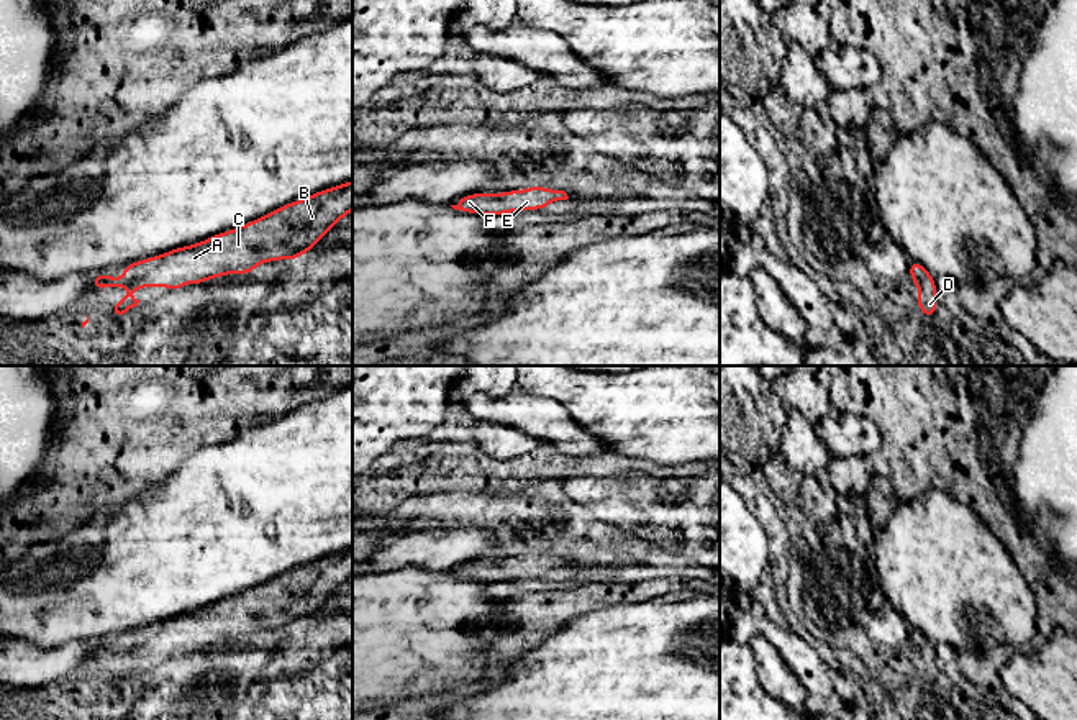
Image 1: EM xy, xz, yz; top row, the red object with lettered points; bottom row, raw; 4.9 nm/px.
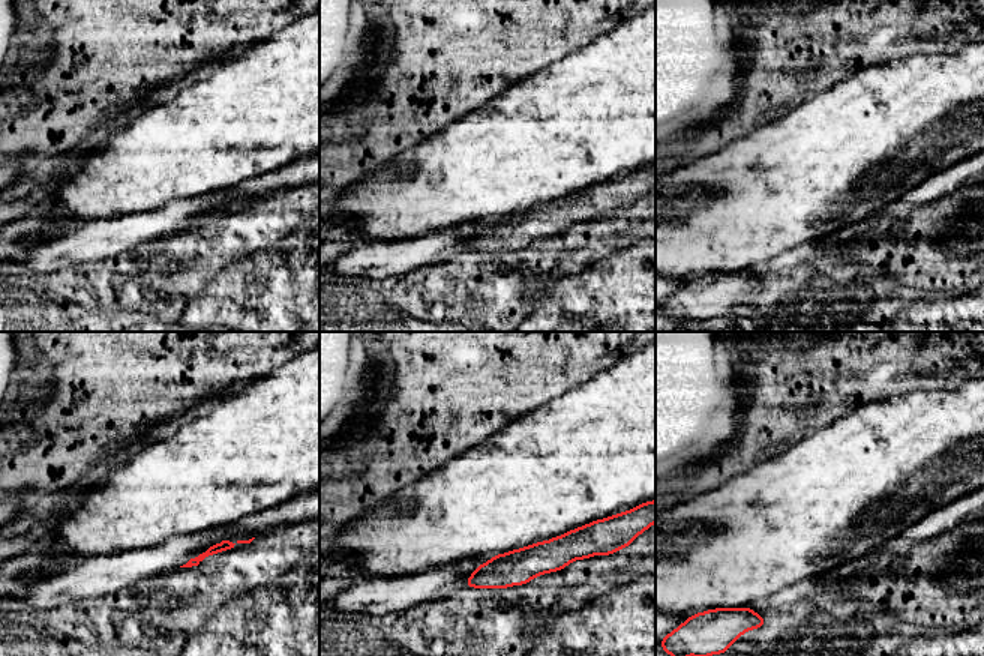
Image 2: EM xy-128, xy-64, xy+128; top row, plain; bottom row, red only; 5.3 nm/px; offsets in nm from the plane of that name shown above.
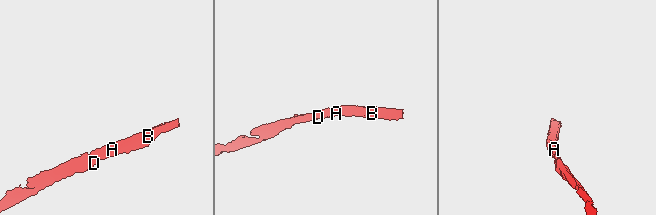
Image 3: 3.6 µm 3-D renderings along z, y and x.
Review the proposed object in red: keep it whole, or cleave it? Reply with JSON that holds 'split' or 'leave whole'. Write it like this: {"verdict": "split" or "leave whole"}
{"verdict": "leave whole"}

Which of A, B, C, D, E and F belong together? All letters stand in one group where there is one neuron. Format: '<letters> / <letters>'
A B C D E F

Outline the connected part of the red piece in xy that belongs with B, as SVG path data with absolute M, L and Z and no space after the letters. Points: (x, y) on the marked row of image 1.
M352 180L287 203L254 221L197 244L125 266L120 279L93 276L93 289L169 287L202 284L226 274L251 274L262 262L295 257L313 249L333 225L352 210Z

